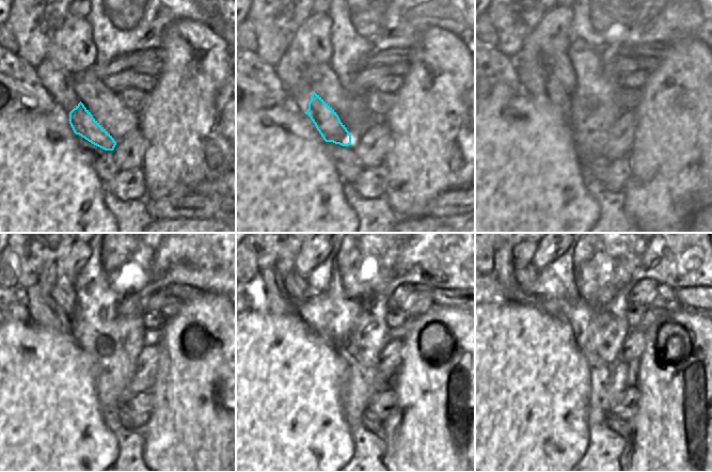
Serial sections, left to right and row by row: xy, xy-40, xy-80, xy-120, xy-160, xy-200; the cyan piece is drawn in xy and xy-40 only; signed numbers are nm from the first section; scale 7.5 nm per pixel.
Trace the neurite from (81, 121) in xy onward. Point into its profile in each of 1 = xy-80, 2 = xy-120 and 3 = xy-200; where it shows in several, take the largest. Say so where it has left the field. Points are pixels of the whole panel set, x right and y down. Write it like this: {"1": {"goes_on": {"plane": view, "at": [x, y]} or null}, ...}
{"1": {"goes_on": {"plane": "xy-80", "at": [556, 94]}}, "2": {"goes_on": {"plane": "xy-120", "at": [44, 311]}}, "3": {"goes_on": {"plane": "xy-200", "at": [503, 270]}}}

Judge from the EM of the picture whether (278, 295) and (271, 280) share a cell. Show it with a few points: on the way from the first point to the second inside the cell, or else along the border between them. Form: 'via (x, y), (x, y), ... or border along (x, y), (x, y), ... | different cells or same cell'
via (274, 292), (272, 283) | same cell

